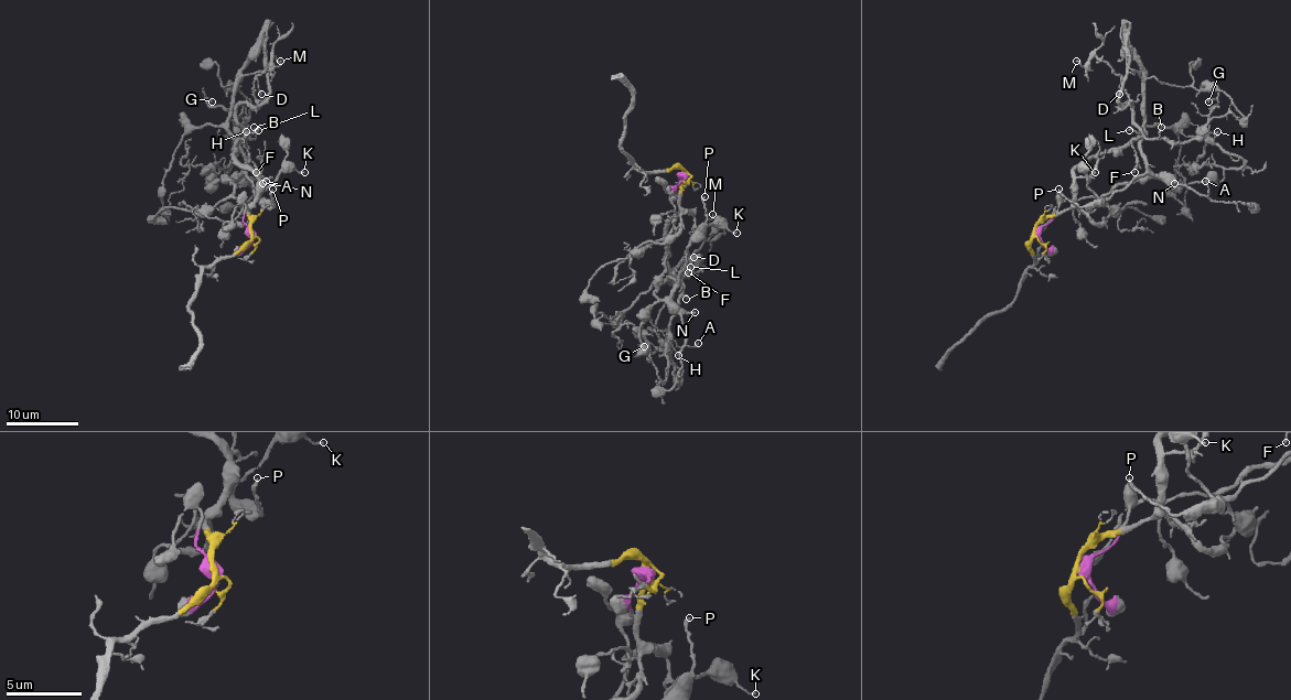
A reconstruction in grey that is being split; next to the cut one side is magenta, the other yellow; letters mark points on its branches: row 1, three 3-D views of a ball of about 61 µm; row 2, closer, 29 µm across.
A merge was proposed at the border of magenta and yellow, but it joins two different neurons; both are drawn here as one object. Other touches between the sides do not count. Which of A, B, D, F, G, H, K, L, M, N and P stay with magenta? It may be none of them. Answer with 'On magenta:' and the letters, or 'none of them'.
On magenta: A, K, N, P

